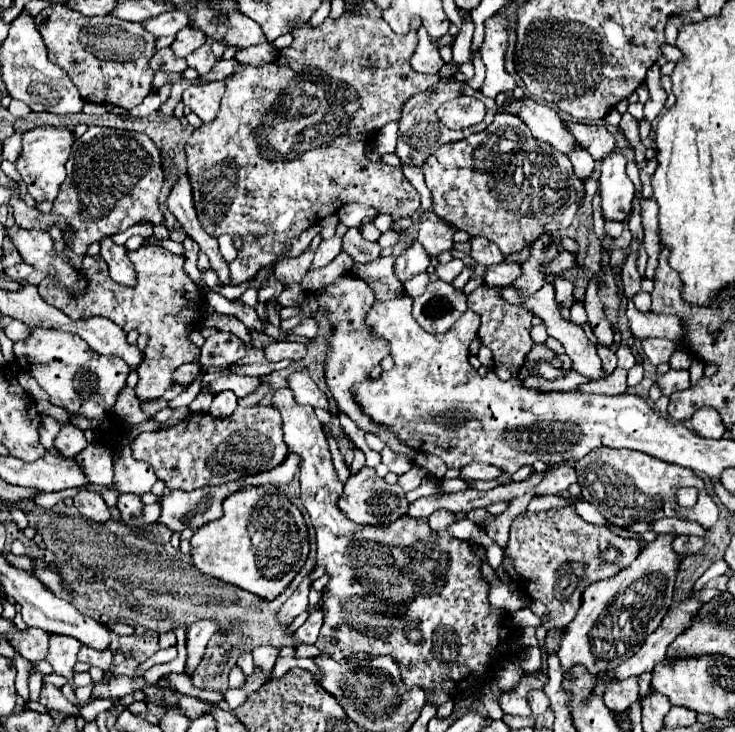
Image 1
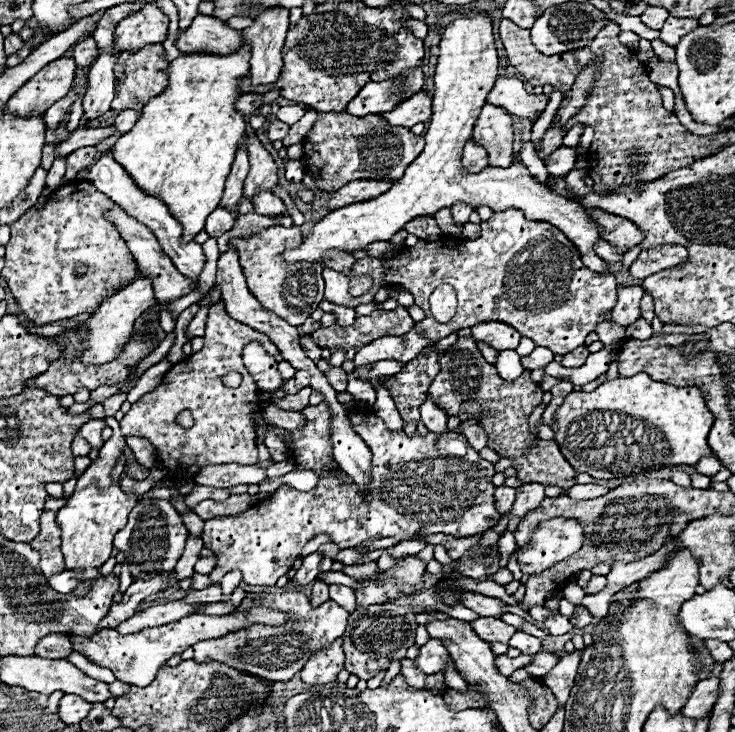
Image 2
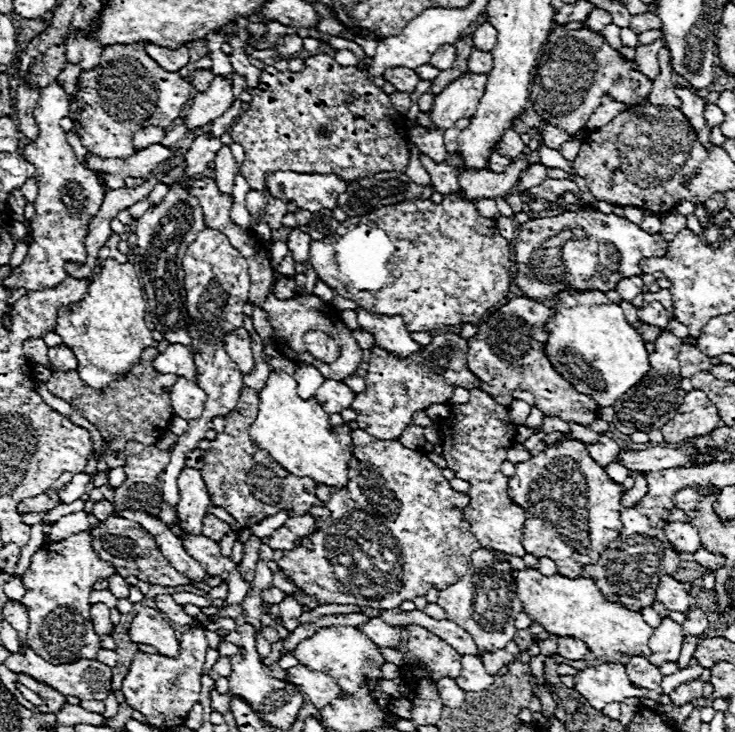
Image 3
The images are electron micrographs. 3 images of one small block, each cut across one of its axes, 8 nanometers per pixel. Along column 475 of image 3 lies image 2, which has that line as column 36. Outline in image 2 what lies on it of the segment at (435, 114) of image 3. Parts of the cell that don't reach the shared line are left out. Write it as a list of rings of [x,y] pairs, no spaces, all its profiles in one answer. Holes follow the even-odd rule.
[[[64,56],[44,66],[34,78],[30,78],[10,96],[6,102],[6,112],[20,118],[32,116],[32,112],[44,114],[56,100],[68,94],[74,80],[74,70],[74,58]]]

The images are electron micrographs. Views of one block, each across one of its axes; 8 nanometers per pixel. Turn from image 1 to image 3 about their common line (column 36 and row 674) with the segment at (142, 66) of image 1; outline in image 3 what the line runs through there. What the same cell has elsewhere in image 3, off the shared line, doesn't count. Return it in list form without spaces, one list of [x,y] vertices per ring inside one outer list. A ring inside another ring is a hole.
[[[16,672],[16,682],[30,688],[32,692],[36,692],[42,700],[42,706],[38,706],[42,712],[52,712],[52,714],[58,714],[62,710],[62,706],[66,704],[66,696],[60,694],[58,690],[54,690],[52,686],[48,684],[42,684],[38,680],[34,680],[32,676],[28,674],[22,674],[22,672]]]

